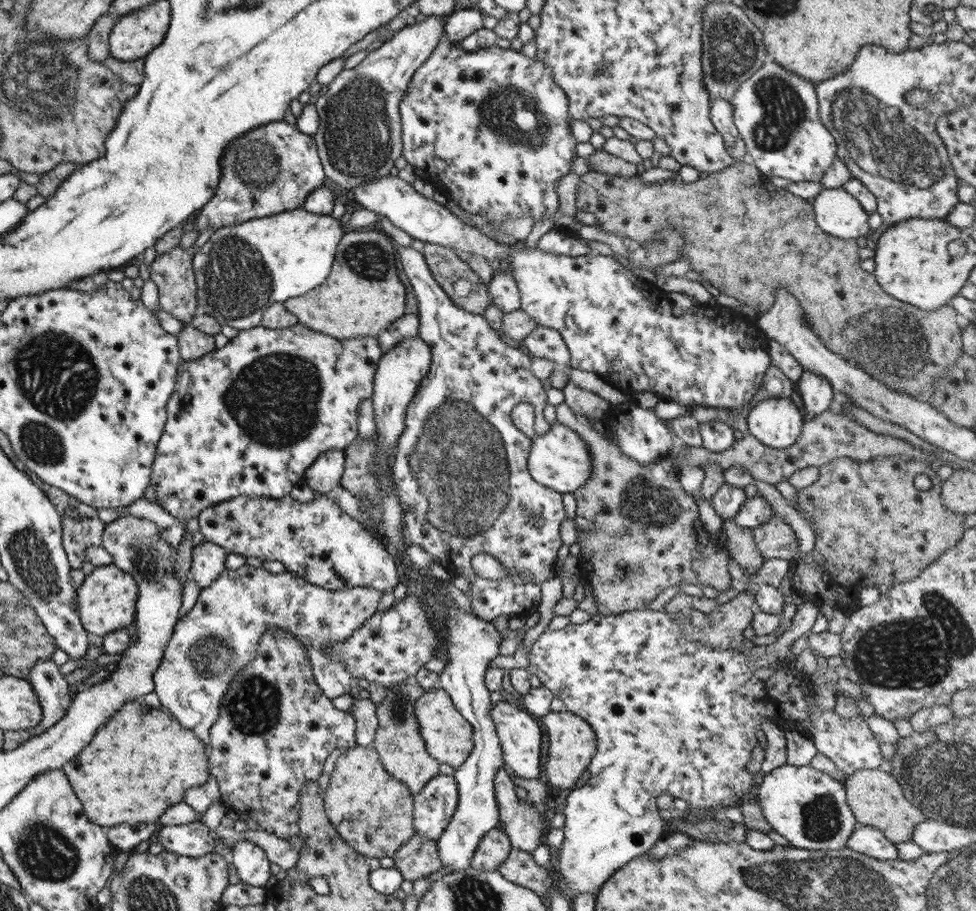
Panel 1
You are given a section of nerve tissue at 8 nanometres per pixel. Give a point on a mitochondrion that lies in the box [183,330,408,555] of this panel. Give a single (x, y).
(276, 399)

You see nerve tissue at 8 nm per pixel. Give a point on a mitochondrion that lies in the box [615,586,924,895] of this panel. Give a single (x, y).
(821, 819)

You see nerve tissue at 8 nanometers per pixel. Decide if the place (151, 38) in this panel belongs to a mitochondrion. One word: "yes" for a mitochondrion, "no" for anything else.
no

